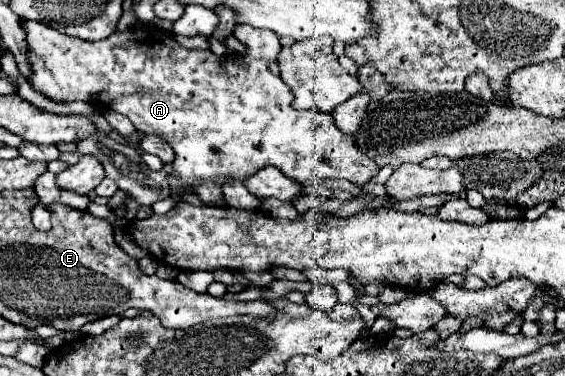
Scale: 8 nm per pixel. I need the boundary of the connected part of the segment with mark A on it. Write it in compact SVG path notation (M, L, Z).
M26 21L22 27L28 35L30 63L34 69L30 83L36 91L52 99L62 99L64 103L84 101L102 109L114 109L116 113L128 117L136 131L158 135L174 149L176 159L172 169L178 183L172 185L172 197L194 193L194 189L202 183L224 185L230 179L244 181L268 165L280 169L286 177L296 177L296 181L302 183L310 179L348 179L350 183L362 187L378 175L378 165L354 145L352 137L334 127L330 113L312 109L298 111L292 107L294 97L288 91L288 85L284 85L284 81L278 75L272 75L268 69L268 65L278 59L282 49L276 33L268 29L236 25L234 37L248 47L246 55L232 53L218 57L212 51L184 49L170 33L150 25L138 25L124 33L112 33L102 41L70 37L38 21Z

